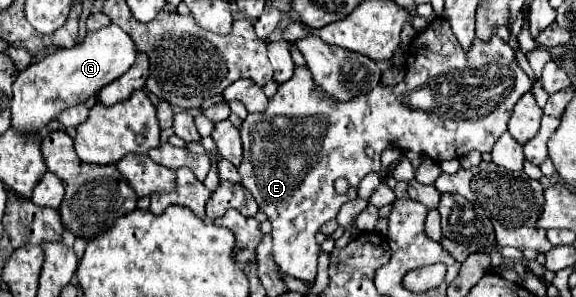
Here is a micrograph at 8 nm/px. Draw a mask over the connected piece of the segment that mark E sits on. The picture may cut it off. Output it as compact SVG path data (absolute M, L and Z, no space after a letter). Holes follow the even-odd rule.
M437 17L437 21L431 21L427 29L413 39L413 43L415 47L411 47L405 65L405 79L395 87L377 85L371 93L363 95L363 99L357 99L355 103L339 103L325 95L319 85L315 85L307 67L295 67L293 77L287 83L281 83L277 93L269 99L267 111L245 117L241 125L241 183L255 197L259 209L273 225L273 255L283 273L303 281L315 281L319 255L315 233L323 223L331 221L339 213L345 201L355 199L357 185L369 171L380 175L381 182L386 181L381 176L379 161L383 149L399 147L403 151L415 151L431 157L437 163L465 157L471 151L491 151L493 143L501 137L501 133L507 131L507 121L515 103L531 91L531 79L517 65L513 49L499 37L493 37L489 43L479 43L477 49L471 47L469 51L463 51L459 41L453 37L449 23L443 17ZM365 145L373 145L373 159L365 155ZM337 179L347 179L349 189L345 195L335 191Z

